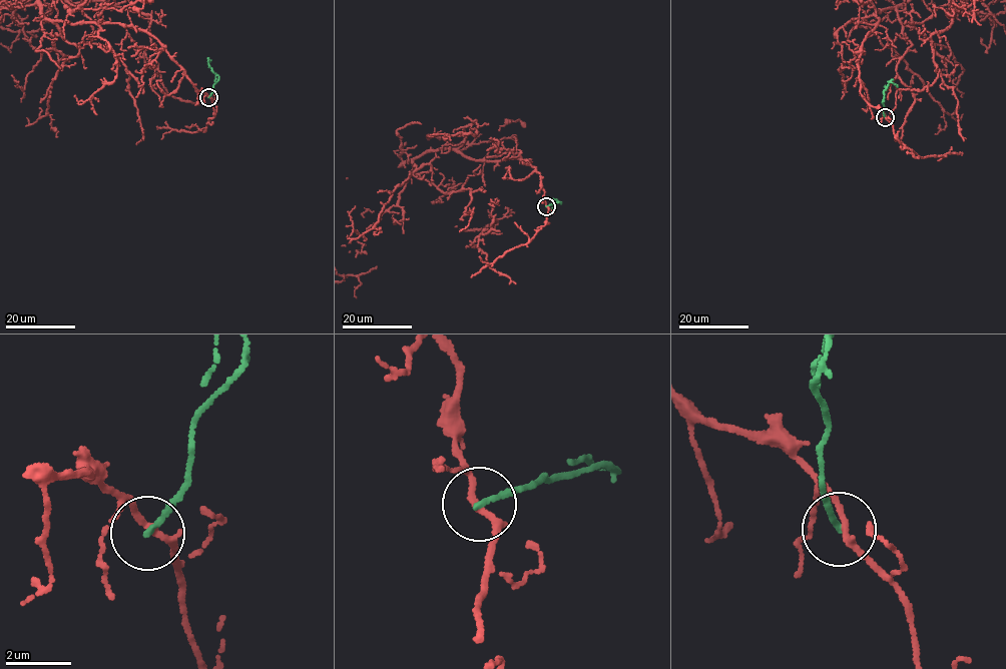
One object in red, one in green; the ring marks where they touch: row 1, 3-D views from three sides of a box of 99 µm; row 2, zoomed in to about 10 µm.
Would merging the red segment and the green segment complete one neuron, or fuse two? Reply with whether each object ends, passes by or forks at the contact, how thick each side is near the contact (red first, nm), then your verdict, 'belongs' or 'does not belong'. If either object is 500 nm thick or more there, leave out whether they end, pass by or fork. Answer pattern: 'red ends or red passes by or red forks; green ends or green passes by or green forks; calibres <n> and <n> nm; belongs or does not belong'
red passes by; green ends; calibres 190 and 160 nm; does not belong

